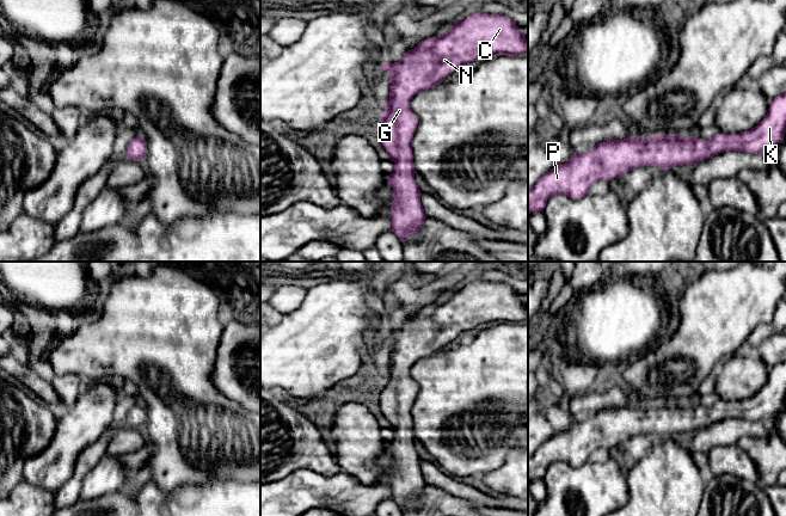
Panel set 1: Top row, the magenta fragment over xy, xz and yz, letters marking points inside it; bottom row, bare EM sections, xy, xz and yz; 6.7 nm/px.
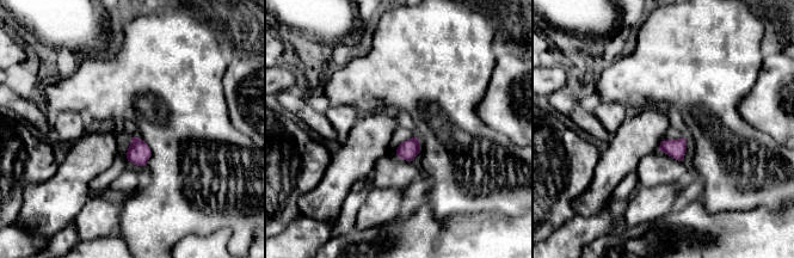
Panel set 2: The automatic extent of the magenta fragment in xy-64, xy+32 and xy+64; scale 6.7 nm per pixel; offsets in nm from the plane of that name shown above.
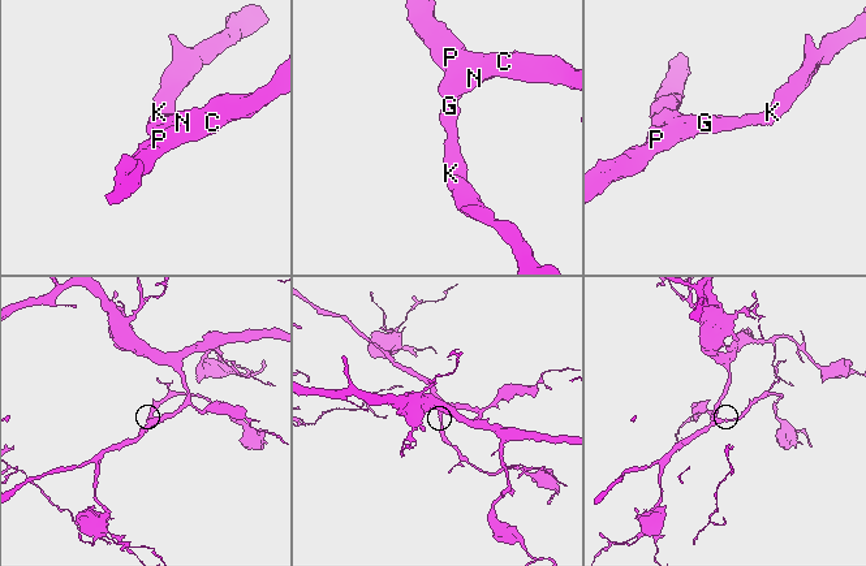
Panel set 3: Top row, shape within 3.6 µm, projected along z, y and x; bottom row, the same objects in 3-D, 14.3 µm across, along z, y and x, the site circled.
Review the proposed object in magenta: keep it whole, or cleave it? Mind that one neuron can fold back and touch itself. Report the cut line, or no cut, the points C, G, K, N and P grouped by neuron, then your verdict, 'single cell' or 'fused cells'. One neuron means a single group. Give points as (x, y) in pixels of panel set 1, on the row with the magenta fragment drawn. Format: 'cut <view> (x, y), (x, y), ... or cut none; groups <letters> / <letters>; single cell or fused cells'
cut none; groups C G K N P; single cell

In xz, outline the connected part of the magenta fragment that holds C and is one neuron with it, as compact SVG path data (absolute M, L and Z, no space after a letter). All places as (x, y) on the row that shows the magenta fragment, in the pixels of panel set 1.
M478 12L452 25L442 36L422 39L400 61L383 63L381 70L389 74L389 99L380 115L379 136L395 164L387 182L393 189L392 232L401 242L419 233L426 219L415 180L411 141L418 118L411 110L411 100L480 56L524 51L528 51L528 39L511 18Z

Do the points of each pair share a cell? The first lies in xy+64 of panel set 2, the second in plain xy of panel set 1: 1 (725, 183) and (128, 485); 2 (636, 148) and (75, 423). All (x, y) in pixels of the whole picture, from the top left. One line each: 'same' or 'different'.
1: same
2: same

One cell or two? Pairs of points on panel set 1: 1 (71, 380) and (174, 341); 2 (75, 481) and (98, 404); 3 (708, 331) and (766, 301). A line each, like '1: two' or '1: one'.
1: two
2: two
3: one

